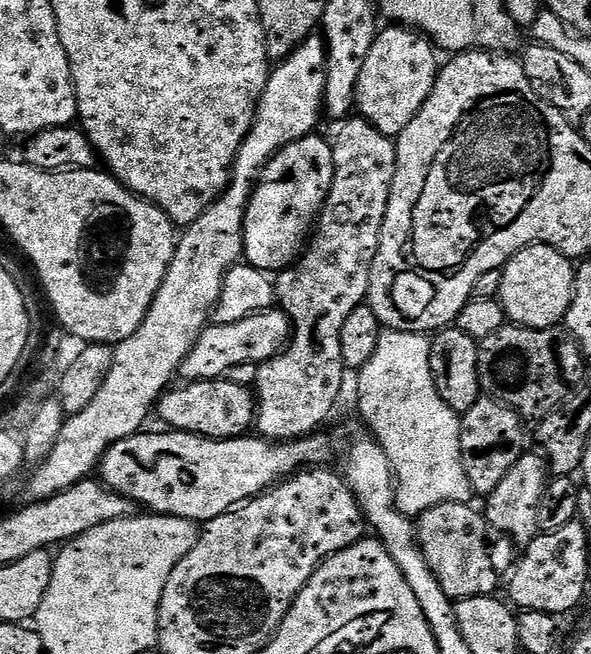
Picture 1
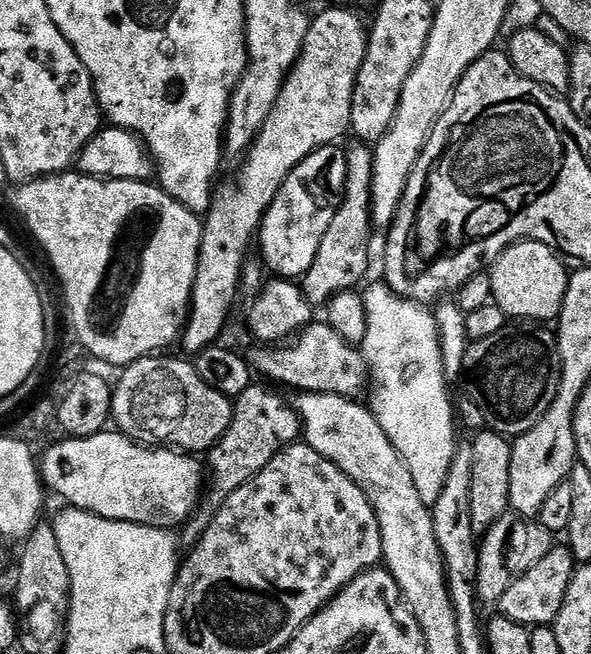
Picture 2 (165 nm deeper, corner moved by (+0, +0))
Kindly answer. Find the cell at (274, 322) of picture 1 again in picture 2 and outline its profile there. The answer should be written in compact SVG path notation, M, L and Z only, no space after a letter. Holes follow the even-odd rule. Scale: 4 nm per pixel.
M313 322L304 328L291 342L279 346L260 346L250 356L250 364L257 373L262 372L273 385L285 384L297 388L297 393L317 392L360 398L370 384L368 363L357 345L346 342L327 322Z

